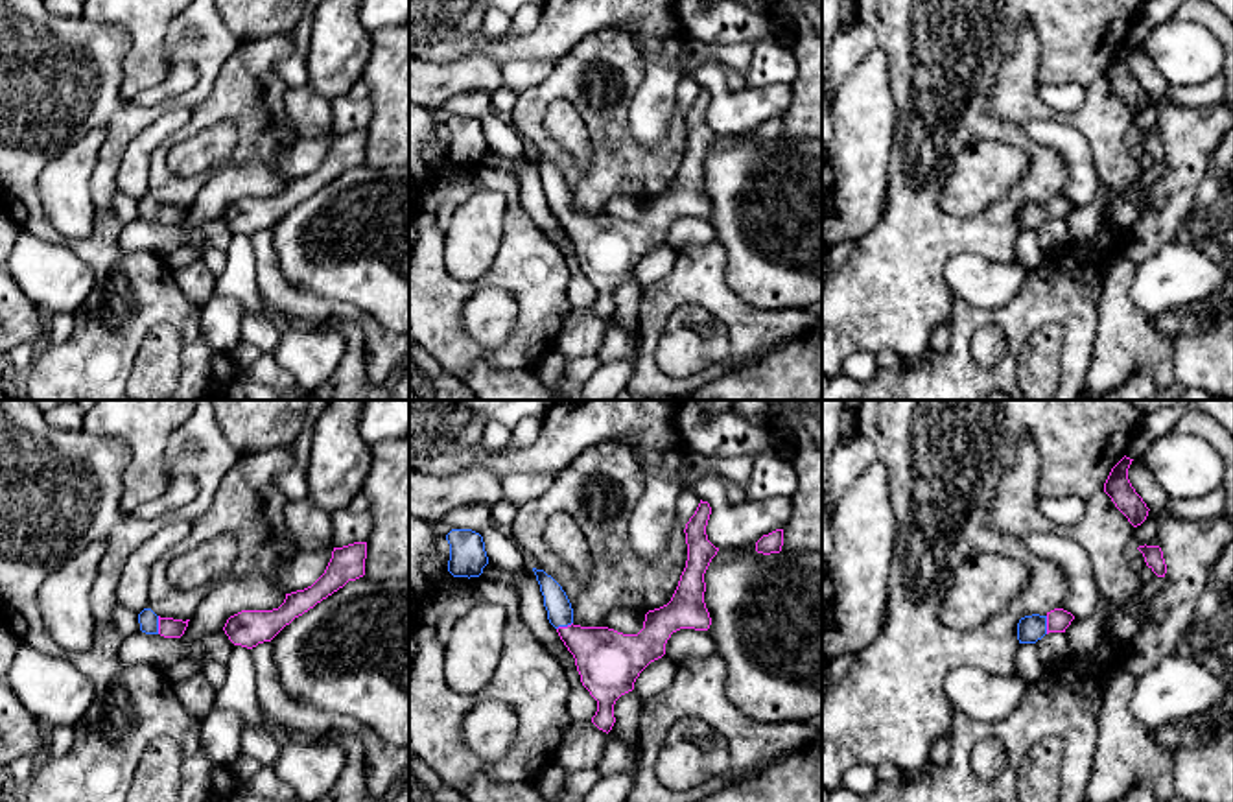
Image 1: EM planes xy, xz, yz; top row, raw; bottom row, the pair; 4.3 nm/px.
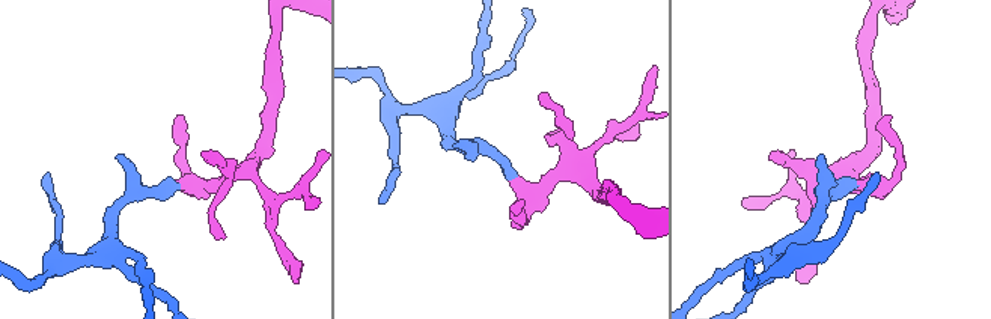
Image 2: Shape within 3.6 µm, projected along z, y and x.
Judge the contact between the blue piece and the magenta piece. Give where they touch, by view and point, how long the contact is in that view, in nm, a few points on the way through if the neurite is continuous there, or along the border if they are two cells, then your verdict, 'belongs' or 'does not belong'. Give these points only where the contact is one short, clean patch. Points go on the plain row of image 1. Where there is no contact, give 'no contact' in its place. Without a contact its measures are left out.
meets blue in xy at (157, 212); contact 80 nm long; runs through xy (148, 207), (157, 212), (168, 214); belongs

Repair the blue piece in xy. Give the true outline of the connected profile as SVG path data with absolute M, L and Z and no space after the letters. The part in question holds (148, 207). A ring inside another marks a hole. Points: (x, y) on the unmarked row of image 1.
M144 195L138 201L140 218L146 221L160 221L164 225L181 225L188 214L188 208L160 205L151 195Z

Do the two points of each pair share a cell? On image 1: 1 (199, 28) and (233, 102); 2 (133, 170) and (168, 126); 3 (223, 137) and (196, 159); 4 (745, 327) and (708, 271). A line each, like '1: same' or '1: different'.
1: different
2: same
3: same
4: same

